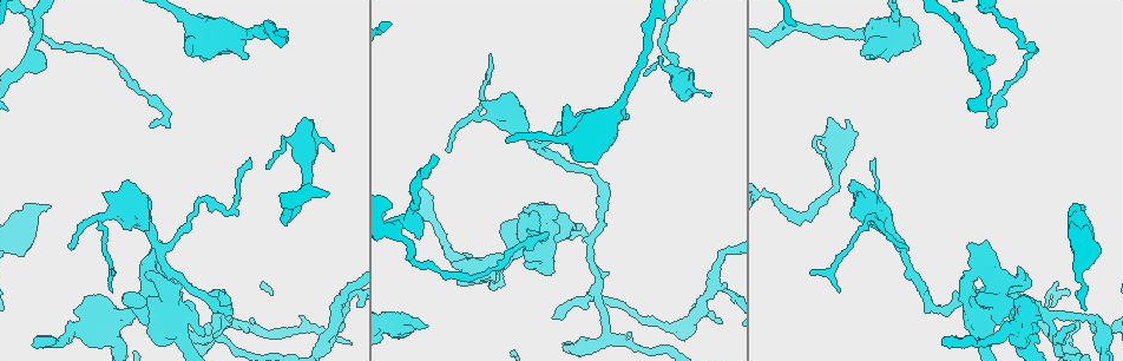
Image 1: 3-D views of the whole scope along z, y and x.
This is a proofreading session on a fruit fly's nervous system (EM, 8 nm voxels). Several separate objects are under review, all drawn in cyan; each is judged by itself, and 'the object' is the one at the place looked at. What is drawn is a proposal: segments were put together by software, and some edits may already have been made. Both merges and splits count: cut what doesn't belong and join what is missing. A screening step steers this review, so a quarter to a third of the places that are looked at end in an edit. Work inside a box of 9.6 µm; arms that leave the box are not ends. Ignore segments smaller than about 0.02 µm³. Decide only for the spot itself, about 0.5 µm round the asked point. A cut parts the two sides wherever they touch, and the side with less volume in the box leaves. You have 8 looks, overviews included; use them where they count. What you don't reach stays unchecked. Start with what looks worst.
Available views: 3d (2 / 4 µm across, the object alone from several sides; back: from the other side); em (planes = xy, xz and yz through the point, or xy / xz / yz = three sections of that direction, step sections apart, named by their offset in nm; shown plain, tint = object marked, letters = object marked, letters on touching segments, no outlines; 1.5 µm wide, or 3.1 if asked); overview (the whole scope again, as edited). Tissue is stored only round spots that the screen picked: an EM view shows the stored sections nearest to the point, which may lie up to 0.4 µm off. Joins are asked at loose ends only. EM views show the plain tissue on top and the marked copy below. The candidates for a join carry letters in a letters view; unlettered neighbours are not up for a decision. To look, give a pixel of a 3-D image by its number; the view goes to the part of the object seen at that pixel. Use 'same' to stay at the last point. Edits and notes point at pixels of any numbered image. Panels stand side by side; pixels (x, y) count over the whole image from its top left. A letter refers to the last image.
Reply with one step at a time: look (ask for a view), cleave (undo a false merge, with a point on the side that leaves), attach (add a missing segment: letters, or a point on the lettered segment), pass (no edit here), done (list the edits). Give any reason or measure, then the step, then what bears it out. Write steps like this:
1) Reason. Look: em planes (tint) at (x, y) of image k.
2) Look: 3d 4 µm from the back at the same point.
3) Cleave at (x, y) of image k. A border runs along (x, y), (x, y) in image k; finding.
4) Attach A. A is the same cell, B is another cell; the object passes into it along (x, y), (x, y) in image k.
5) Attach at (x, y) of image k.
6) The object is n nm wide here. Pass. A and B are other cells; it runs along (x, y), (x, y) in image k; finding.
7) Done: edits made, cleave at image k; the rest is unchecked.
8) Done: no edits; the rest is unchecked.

End of a long branch. Look: 3d 2 µm at (948, 345) of image 1.

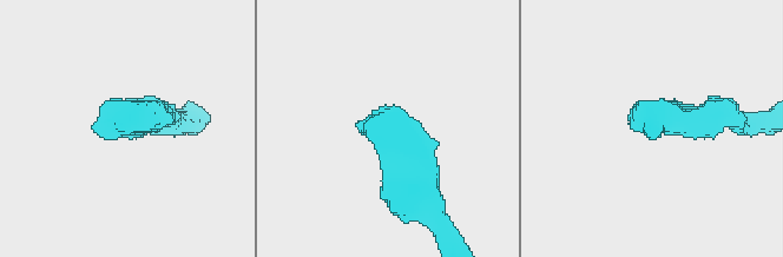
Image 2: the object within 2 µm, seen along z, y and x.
Look: em planes (letters) at (358, 127) of image 2.

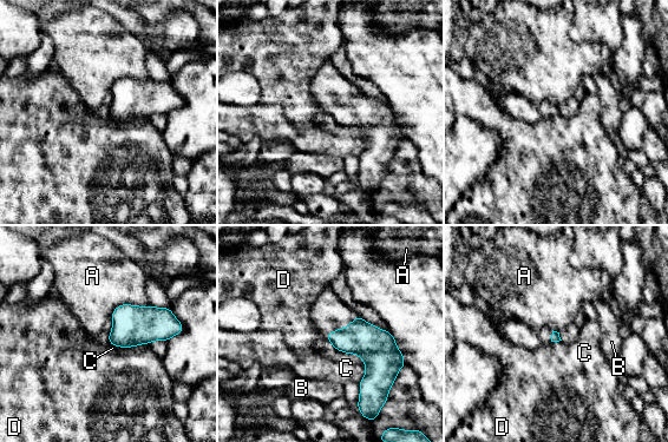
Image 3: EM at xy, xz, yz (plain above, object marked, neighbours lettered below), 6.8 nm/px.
Pass. A, B, C and D are other cells; a border runs along (149, 304), (119, 304), (110, 315) in image 3; none of them fits.

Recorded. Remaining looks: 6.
Abrupt turn. Look: 3d 2 µm at (675, 10) of image 1.

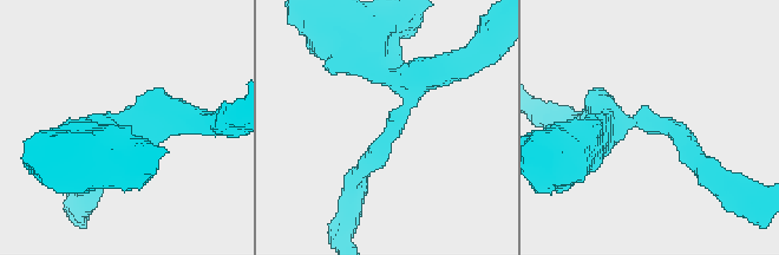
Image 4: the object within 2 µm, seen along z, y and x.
Look: em xy step 4 (tint) at (649, 124) of image 4.

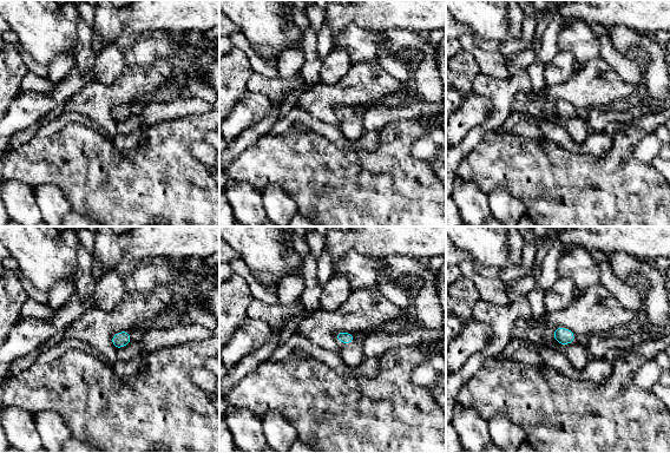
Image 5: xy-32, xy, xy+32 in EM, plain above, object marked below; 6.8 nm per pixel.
Another direction. Look: em planes (letters) at the same point.

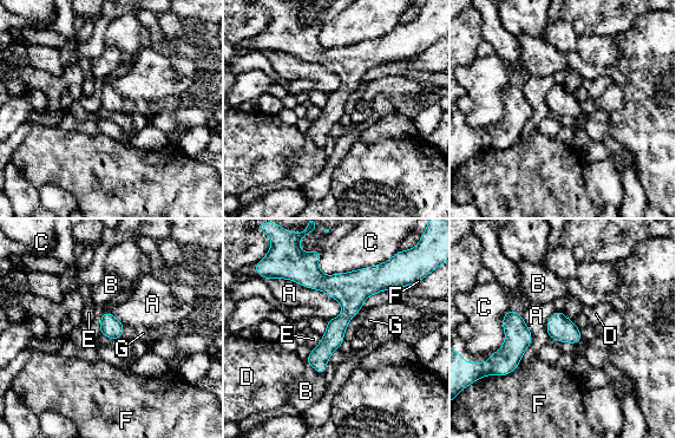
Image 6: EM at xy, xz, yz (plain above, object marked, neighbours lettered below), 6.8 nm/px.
The longest contact is with A, 500 nm. Pass. A, B, C, D, E, F and G are other cells; all the same neuron.

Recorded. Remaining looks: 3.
Look: em yz step 8 (tint) at (219, 315) of image 1.

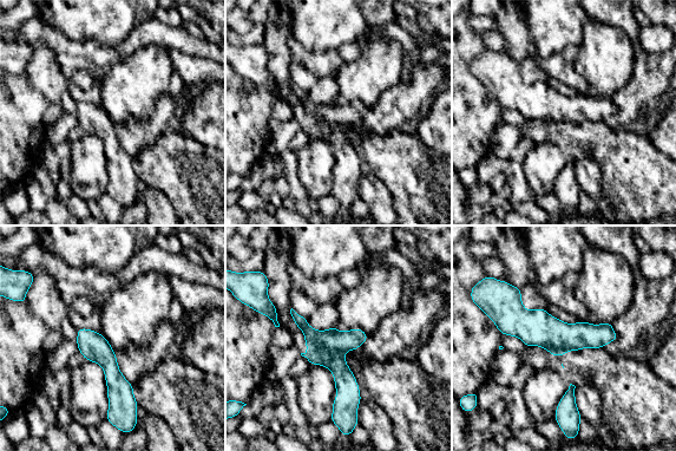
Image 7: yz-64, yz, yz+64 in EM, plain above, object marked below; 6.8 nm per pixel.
Cut it another way. Look: em xy step 4 (letters) at the same point.

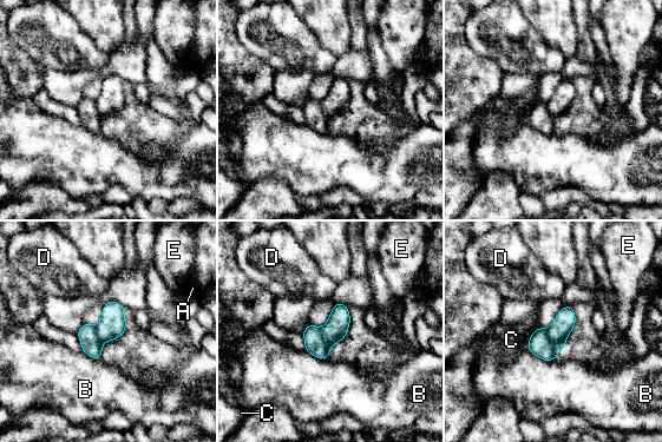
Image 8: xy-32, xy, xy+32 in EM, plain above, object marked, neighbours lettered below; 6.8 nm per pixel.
Cleave at (539, 344) of image 8. A, B, C, D and E are other cells; a second neuron is stuck on.

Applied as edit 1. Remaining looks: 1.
Done: edits made, cleave at image 8; the rest is unchecked.

